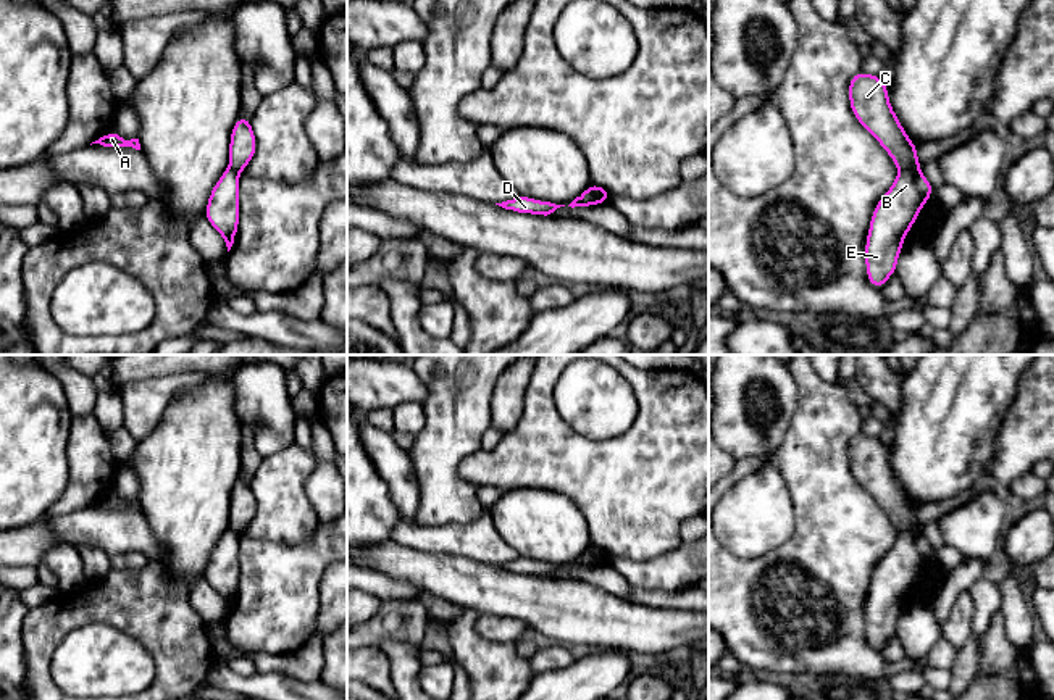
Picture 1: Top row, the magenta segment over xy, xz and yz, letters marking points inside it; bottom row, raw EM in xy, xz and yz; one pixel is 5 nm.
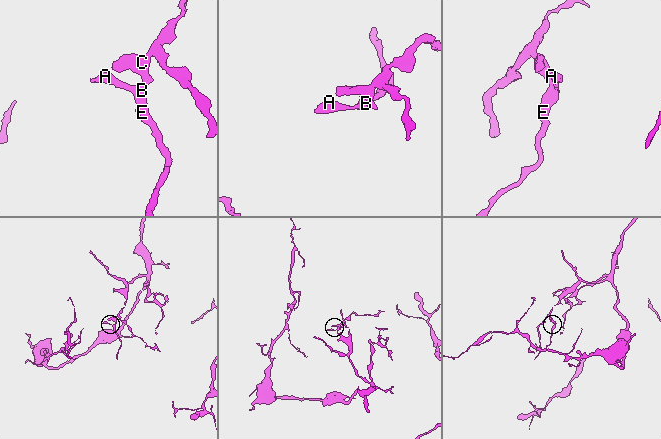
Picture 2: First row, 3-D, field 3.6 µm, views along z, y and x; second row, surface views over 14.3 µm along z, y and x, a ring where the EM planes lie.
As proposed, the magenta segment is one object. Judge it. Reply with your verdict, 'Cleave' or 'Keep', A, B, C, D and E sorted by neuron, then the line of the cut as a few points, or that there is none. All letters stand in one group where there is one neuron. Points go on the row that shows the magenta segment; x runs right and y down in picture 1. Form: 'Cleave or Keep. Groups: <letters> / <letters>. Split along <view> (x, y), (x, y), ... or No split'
Cleave. Groups: A B D E / C. Split along xz (593, 184), (598, 204)

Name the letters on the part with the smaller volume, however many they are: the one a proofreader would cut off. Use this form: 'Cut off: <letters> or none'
Cut off: A, B, D, E

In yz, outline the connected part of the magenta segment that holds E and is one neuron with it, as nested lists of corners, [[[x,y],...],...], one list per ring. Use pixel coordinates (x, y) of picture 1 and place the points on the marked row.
[[[901,169],[876,203],[865,242],[867,277],[876,290],[896,273],[904,239],[933,192],[920,169]]]

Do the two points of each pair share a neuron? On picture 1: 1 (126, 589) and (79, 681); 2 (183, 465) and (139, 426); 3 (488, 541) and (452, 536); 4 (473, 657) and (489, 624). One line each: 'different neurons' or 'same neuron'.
1: different neurons
2: different neurons
3: same neuron
4: different neurons

